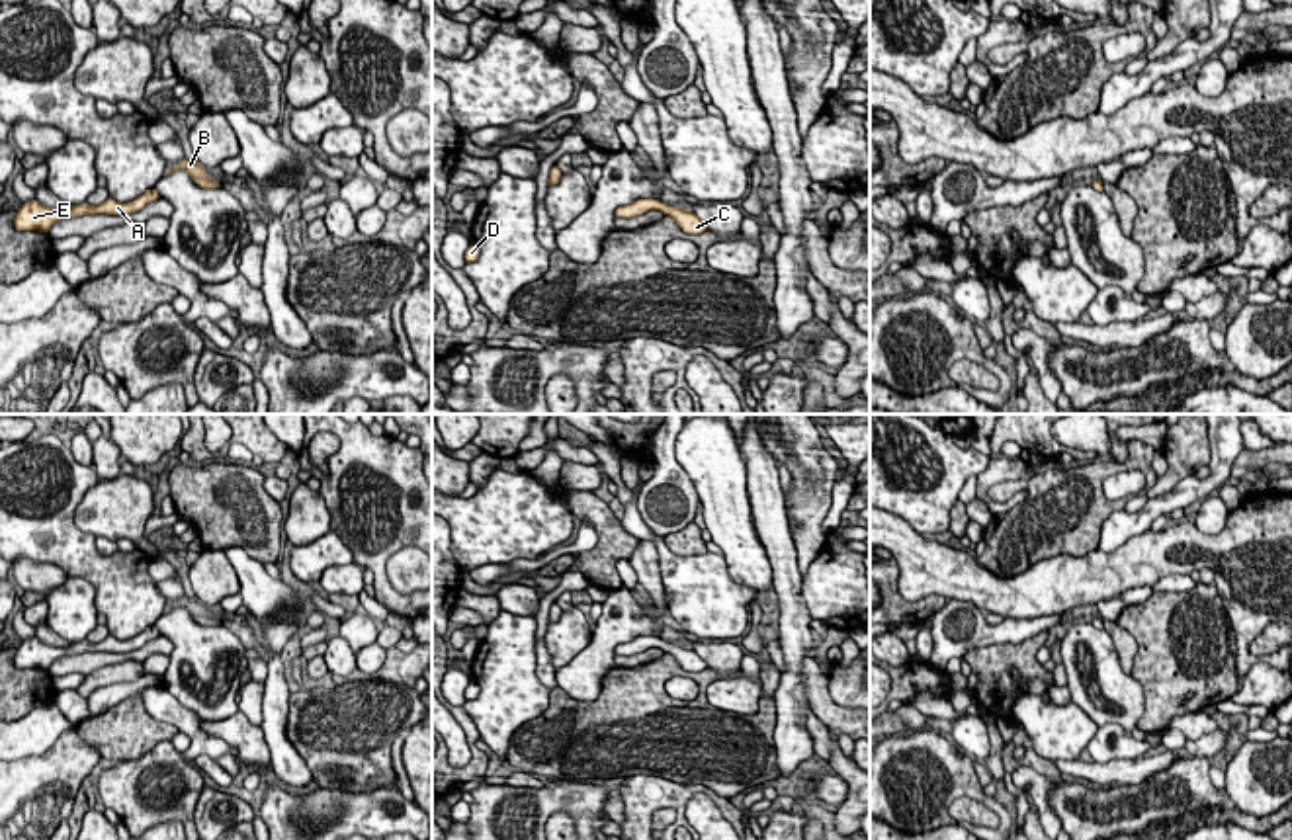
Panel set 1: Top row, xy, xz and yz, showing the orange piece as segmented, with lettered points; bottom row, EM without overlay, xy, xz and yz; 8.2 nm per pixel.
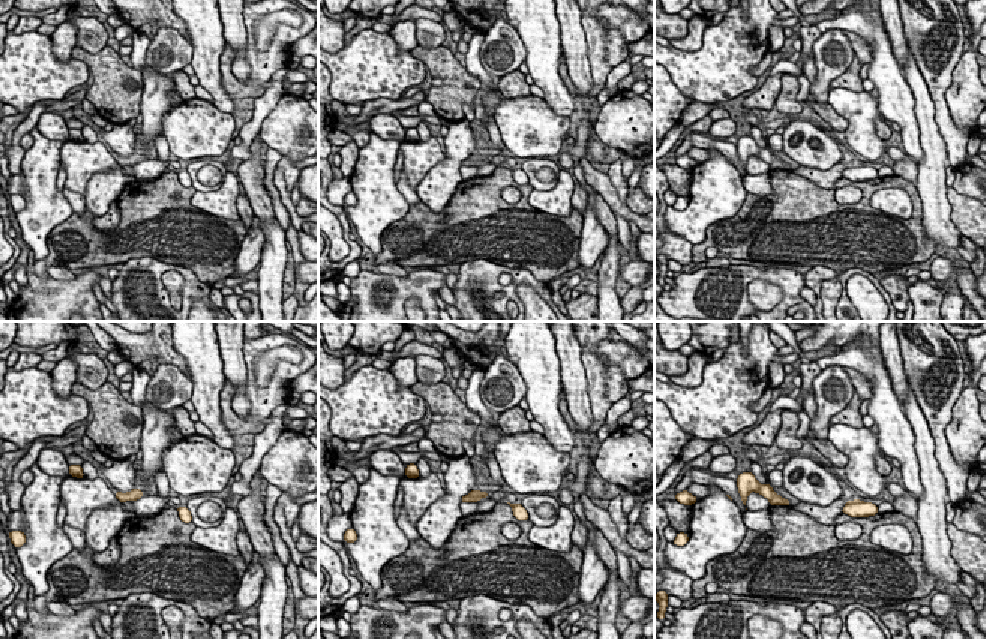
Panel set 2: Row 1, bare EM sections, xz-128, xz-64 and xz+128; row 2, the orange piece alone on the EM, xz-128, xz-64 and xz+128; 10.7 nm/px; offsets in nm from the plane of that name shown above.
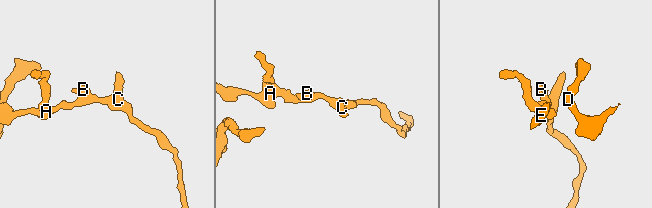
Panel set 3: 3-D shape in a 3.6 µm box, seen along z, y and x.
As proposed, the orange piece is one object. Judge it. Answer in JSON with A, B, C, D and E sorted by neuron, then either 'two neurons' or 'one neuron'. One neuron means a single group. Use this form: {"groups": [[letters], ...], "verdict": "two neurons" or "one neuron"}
{"groups": [["A", "B", "C", "D", "E"]], "verdict": "one neuron"}

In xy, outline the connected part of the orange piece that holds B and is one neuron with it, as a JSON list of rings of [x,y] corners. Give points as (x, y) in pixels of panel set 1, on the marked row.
[[[186,158],[176,168],[168,168],[170,174],[176,170],[188,172],[194,184],[197,184],[203,189],[223,188],[223,184],[205,174],[205,168],[197,160]]]

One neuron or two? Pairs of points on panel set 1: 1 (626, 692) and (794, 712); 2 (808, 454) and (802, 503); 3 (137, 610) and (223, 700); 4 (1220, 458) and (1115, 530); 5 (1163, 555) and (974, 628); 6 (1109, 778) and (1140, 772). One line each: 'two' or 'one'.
1: two
2: one
3: two
4: one
5: two
6: one

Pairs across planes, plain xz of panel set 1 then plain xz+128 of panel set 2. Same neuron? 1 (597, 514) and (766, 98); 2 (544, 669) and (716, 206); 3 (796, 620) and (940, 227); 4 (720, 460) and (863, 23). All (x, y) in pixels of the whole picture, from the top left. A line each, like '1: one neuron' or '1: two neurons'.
1: two neurons
2: two neurons
3: one neuron
4: one neuron

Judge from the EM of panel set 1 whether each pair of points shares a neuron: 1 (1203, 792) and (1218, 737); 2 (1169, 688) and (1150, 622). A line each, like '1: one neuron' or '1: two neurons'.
1: two neurons
2: one neuron

